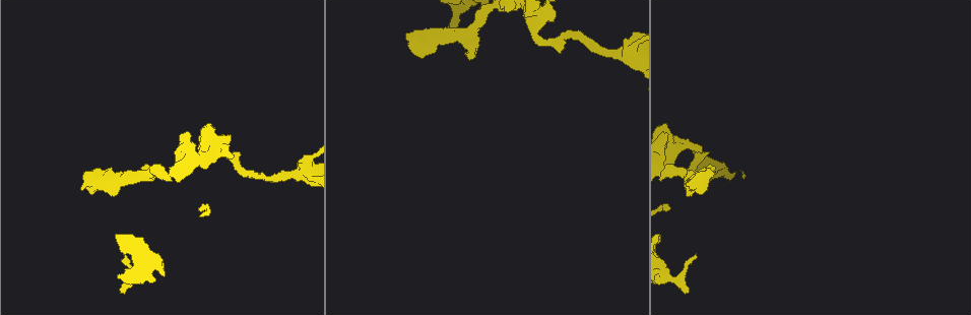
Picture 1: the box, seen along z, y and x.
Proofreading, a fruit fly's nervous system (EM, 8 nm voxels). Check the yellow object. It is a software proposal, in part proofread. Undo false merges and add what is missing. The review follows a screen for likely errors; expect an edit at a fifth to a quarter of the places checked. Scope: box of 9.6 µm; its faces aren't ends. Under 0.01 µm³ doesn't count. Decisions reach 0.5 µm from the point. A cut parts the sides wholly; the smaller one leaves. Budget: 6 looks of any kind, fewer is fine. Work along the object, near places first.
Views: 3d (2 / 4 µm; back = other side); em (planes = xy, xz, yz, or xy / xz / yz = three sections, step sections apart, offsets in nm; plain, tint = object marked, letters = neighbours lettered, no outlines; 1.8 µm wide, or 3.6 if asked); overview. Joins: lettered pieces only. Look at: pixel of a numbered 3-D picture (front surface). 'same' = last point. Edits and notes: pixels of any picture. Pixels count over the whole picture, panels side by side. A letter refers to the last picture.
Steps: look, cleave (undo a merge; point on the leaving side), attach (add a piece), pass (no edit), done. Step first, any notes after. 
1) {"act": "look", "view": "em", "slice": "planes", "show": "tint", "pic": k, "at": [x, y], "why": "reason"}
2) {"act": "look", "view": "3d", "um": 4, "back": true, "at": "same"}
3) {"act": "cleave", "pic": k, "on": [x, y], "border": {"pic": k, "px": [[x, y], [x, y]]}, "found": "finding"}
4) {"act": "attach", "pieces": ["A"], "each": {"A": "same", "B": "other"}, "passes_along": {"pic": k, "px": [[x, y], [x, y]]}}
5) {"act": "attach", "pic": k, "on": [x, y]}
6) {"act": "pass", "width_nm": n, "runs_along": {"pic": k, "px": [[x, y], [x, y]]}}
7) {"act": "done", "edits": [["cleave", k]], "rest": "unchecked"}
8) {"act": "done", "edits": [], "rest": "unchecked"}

{"act": "look", "view": "3d", "um": 4, "pic": 1, "at": [529, 13], "why": "sudden change in width"}

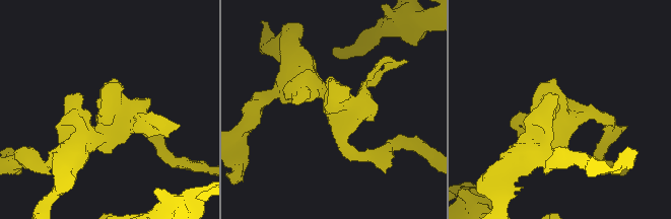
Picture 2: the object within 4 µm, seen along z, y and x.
{"act": "look", "view": "em", "slice": "yz", "step": 16, "show": "tint", "pic": 2, "at": [106, 125], "why": "shape alone is not enough"}

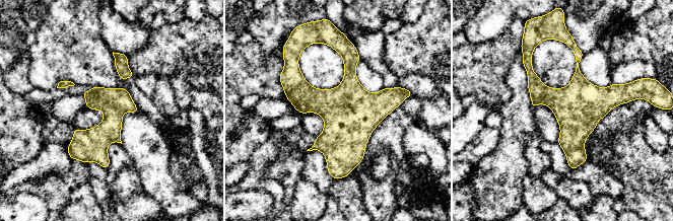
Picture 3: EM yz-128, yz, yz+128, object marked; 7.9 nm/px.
{"act": "look", "view": "em", "slice": "planes", "show": "letters", "at": "same"}

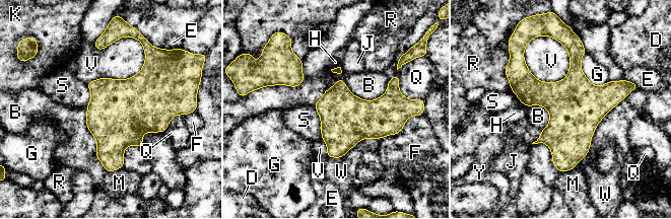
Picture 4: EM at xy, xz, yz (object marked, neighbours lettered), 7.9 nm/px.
{"act": "pass", "width_nm": 400, "each": {"B": "other", "D": "other", "E": "other", "F": "other", "G": "other", "H": "other", "J": "other", "K": "other", "M": "other", "Q": "other", "R": "other", "S": "other", "V": "other", "W": "other", "Y": "other"}, "border": {"pic": 4, "px": [[390, 79], [314, 103]]}, "found": "all the same neuron"}

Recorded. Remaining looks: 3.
{"act": "look", "view": "3d", "um": 4, "pic": 1, "at": [630, 51], "why": "four-way junction"}

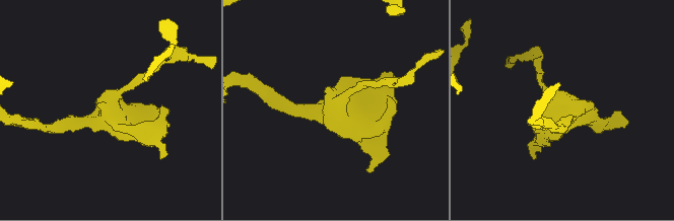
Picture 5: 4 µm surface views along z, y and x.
{"act": "look", "view": "em", "slice": "planes", "show": "letters", "pic": 5, "at": [107, 118], "arms": 4}

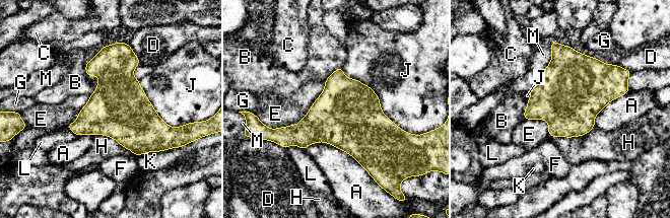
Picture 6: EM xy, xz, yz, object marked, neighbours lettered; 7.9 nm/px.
{"act": "pass", "each": {"A": "other", "B": "other", "C": "other", "D": "other", "E": "other", "F": "other", "G": "other", "H": "other", "J": "other", "K": "other", "L": "other", "M": "other"}, "border": {"pic": 6, "px": [[325, 81], [302, 119], [269, 128]]}, "found": "all the same neuron"}

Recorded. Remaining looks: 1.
{"act": "done", "edits": [], "rest": "unchecked"}

